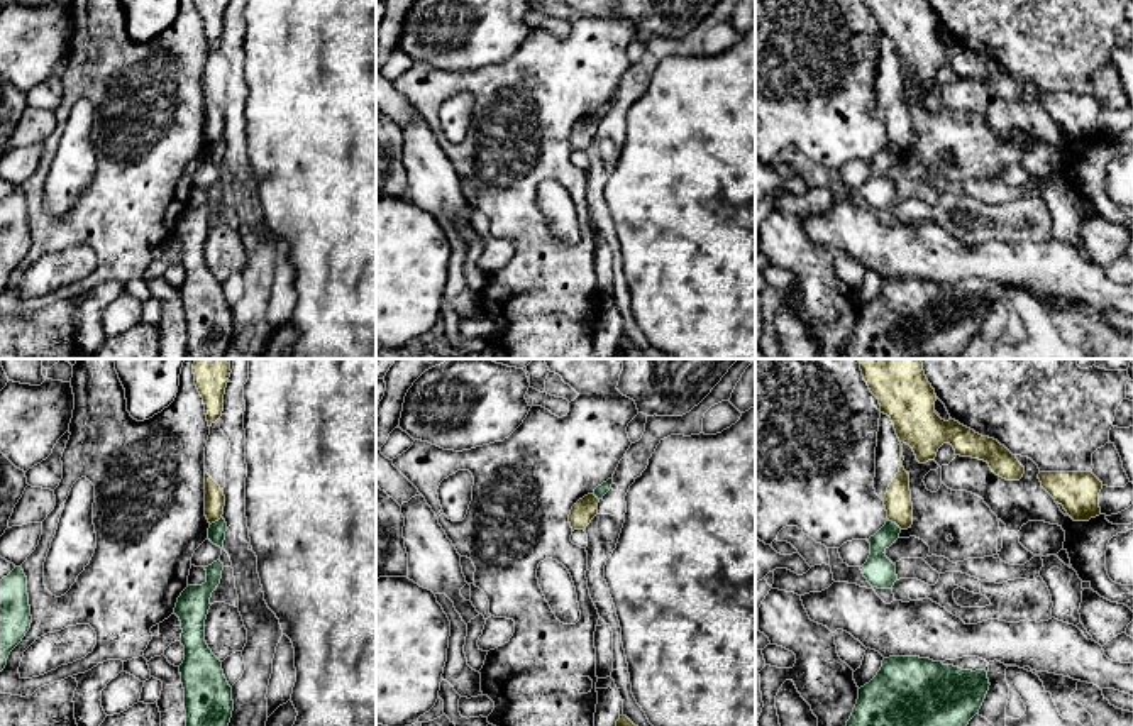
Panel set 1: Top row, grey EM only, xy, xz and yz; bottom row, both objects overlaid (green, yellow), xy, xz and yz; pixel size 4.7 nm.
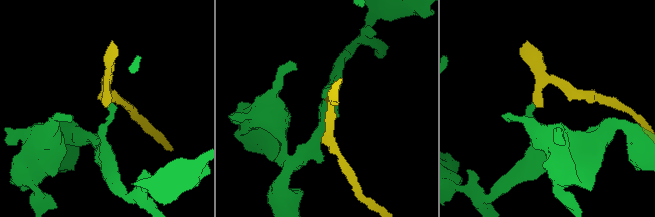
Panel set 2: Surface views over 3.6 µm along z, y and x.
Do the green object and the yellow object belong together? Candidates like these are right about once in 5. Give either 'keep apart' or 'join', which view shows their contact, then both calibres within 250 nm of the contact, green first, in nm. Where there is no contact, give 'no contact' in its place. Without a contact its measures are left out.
keep apart | yz | 150/130 nm

